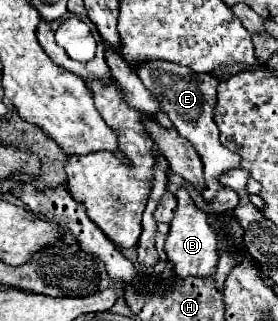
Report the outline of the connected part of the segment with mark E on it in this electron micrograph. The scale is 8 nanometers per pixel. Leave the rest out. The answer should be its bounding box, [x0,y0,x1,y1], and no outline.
[137,62,241,204]

